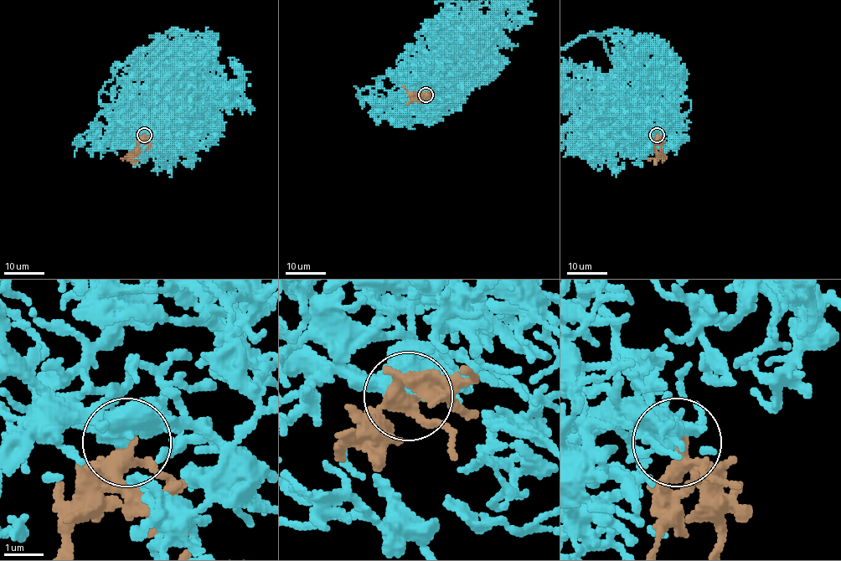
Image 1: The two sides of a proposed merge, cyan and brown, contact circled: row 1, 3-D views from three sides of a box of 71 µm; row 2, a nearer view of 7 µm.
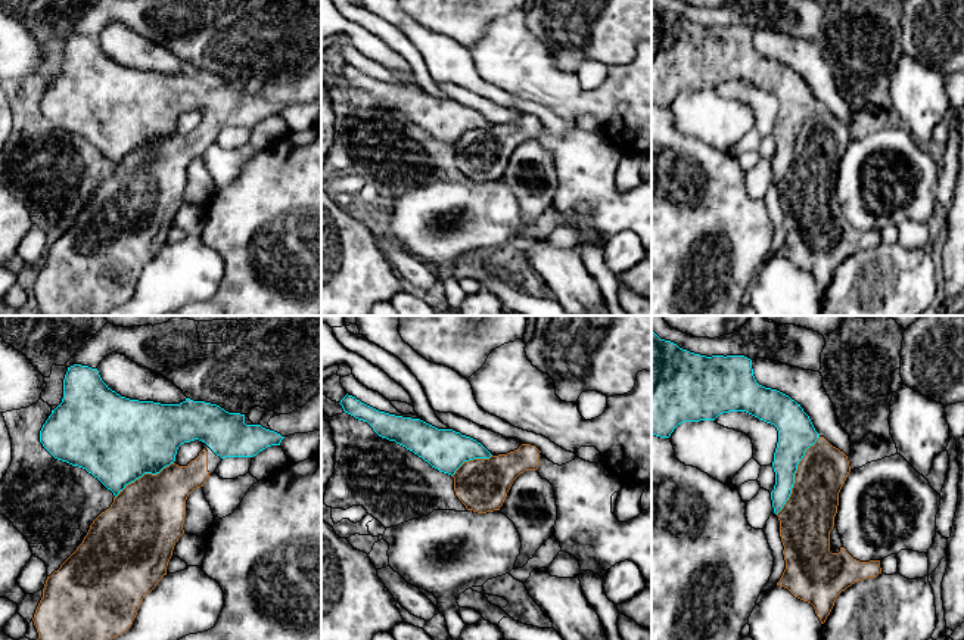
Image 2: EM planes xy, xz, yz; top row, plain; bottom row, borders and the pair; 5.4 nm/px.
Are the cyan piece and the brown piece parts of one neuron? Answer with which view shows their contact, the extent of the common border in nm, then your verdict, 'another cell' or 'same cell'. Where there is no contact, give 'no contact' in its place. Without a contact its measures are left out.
yz | 480 nm | same cell

